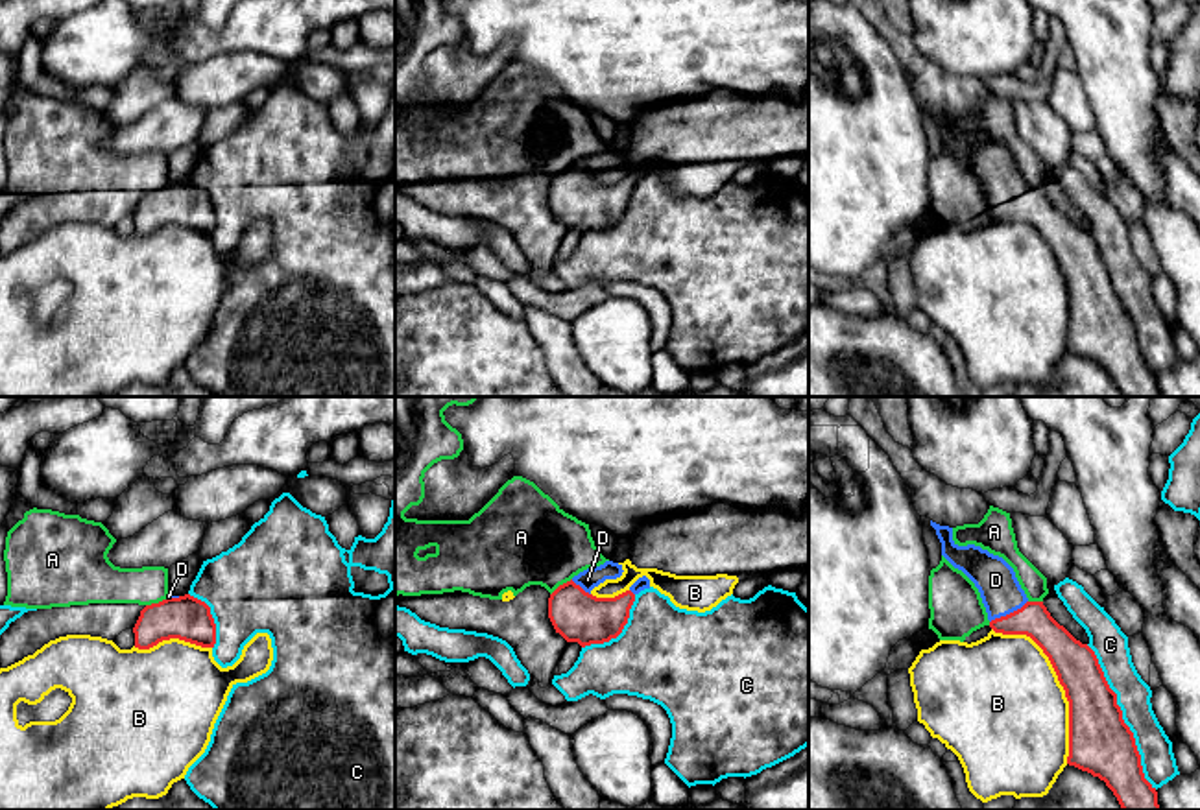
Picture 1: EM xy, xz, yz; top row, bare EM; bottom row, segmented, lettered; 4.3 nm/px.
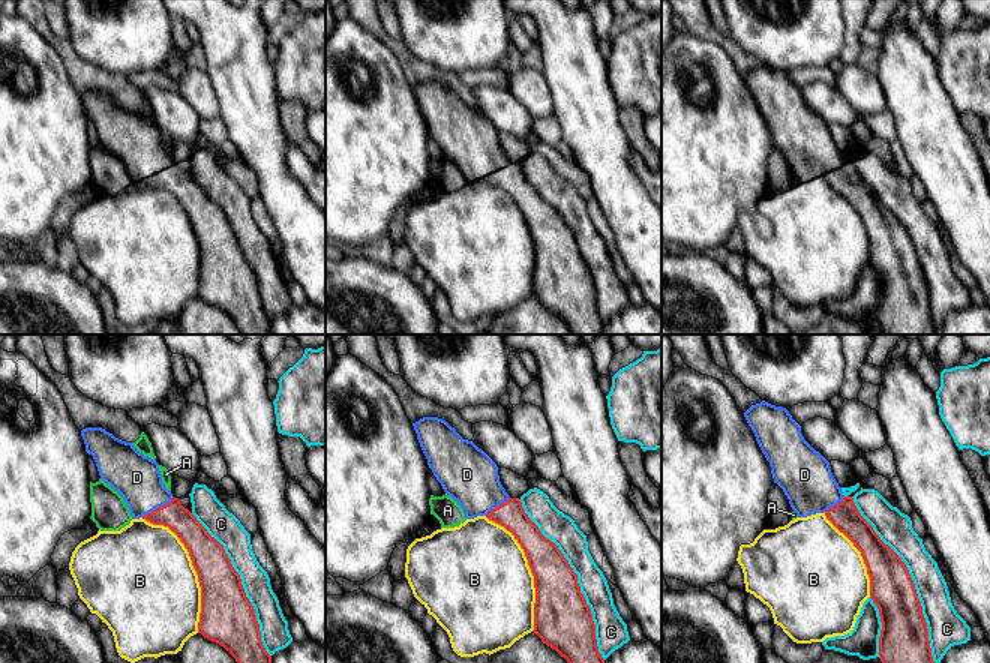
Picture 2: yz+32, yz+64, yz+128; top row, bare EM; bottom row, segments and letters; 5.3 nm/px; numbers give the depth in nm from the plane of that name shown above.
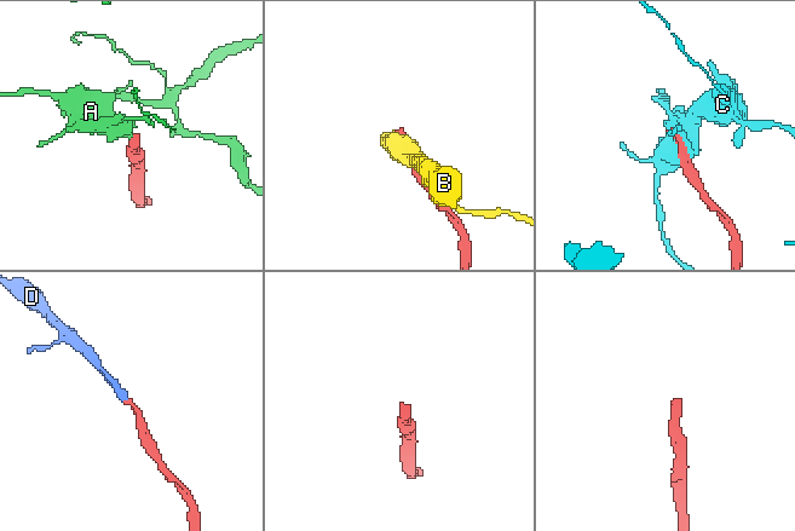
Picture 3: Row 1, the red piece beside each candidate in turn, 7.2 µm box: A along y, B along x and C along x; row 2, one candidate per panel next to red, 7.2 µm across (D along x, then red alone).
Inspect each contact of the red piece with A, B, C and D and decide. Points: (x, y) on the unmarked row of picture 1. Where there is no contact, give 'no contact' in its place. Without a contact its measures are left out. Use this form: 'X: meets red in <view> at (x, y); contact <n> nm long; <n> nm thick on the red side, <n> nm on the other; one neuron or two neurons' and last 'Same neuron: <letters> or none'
A: meets red in xy at (156, 190); contact 100 nm long; 190 nm thick on the red side, 180 nm on the other; two neurons
B: meets red in yz at (1058, 266); contact 700 nm long; 240 nm thick on the red side, 500 nm on the other; two neurons
C: meets red in yz at (1121, 303); contact 700 nm long; 280 nm thick on the red side, 150 nm on the other; two neurons
D: meets red in yz at (1010, 200); contact 190 nm long; 150 nm thick on the red side, 180 nm on the other; one neuron
Same neuron: D

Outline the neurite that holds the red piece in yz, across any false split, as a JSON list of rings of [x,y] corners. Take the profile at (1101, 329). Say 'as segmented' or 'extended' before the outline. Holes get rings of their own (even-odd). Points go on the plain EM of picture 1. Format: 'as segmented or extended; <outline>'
extended; [[[932,107],[930,113],[942,129],[942,142],[978,175],[990,214],[1002,221],[1026,221],[1049,244],[1069,288],[1067,351],[1104,367],[1122,397],[1159,397],[1134,319],[1095,238],[1060,212],[1043,188],[1026,185],[1002,144],[975,131],[958,133],[953,114]]]

